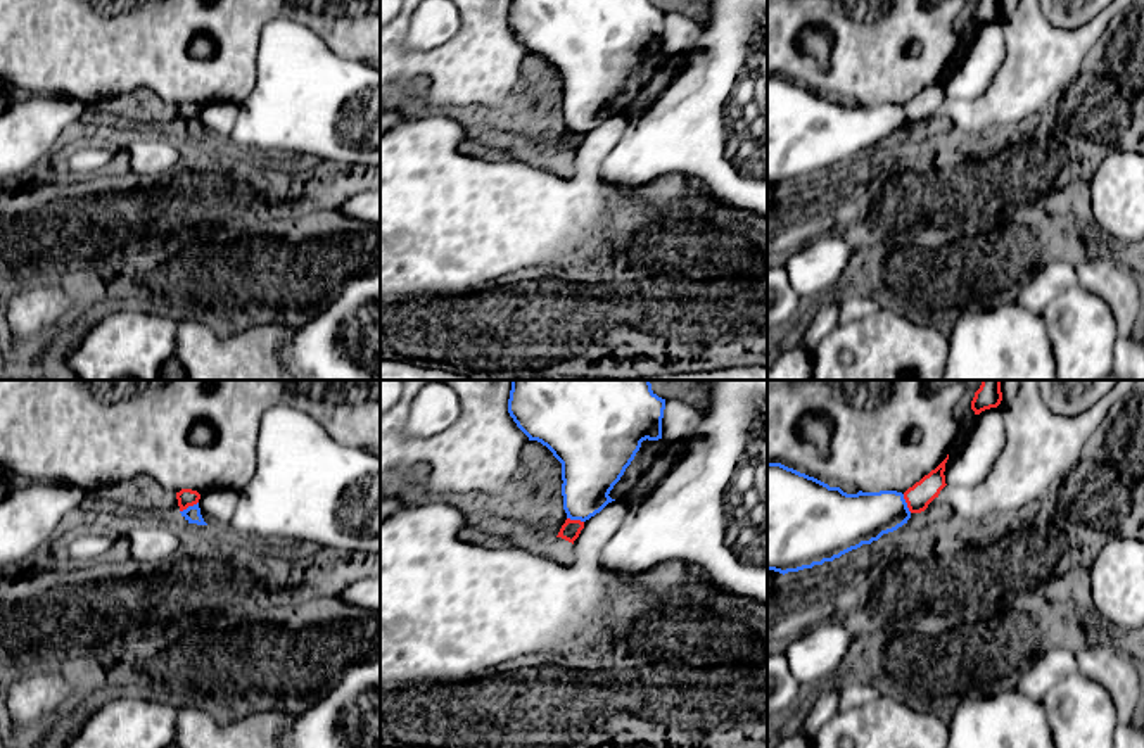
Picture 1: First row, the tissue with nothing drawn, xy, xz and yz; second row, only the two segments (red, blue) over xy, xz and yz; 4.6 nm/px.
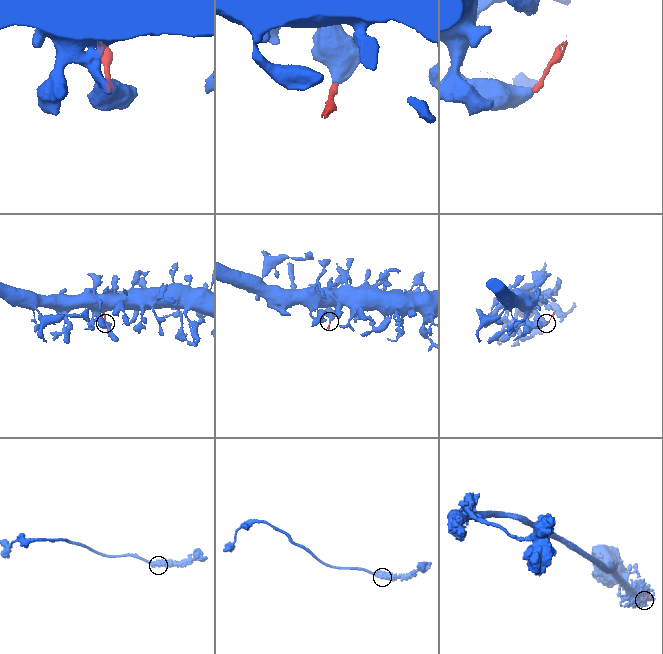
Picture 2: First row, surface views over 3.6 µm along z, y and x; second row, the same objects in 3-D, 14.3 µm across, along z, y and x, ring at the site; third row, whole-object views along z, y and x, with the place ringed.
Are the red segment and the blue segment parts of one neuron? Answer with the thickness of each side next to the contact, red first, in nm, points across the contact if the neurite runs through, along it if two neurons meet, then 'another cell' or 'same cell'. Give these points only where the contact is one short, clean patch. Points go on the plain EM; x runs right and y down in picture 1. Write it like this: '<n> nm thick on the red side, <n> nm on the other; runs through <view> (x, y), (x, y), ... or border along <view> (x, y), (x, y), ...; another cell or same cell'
80 nm thick on the red side, 80 nm on the other; border along xy (197, 114), (180, 125); another cell

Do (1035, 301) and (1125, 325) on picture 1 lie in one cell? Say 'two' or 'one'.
one

